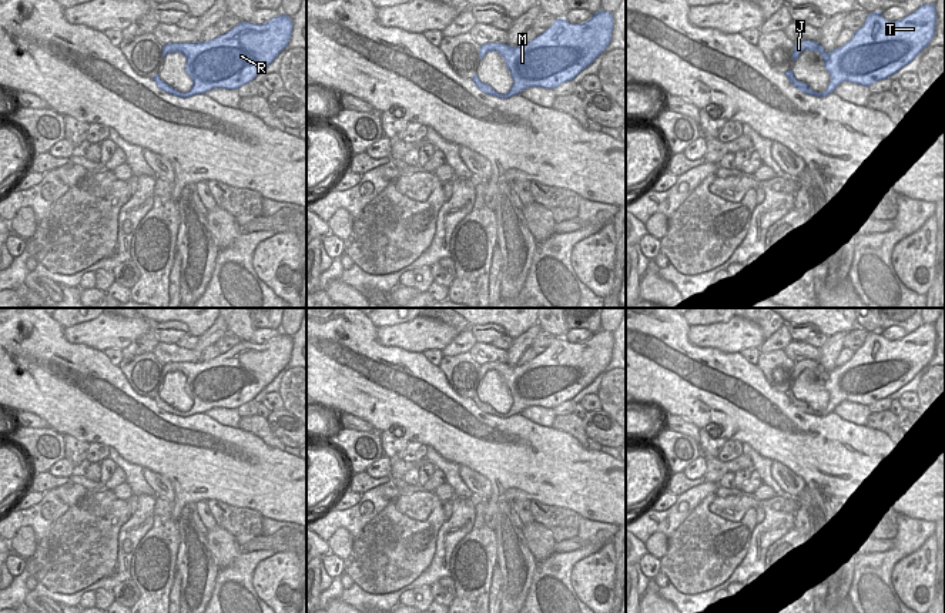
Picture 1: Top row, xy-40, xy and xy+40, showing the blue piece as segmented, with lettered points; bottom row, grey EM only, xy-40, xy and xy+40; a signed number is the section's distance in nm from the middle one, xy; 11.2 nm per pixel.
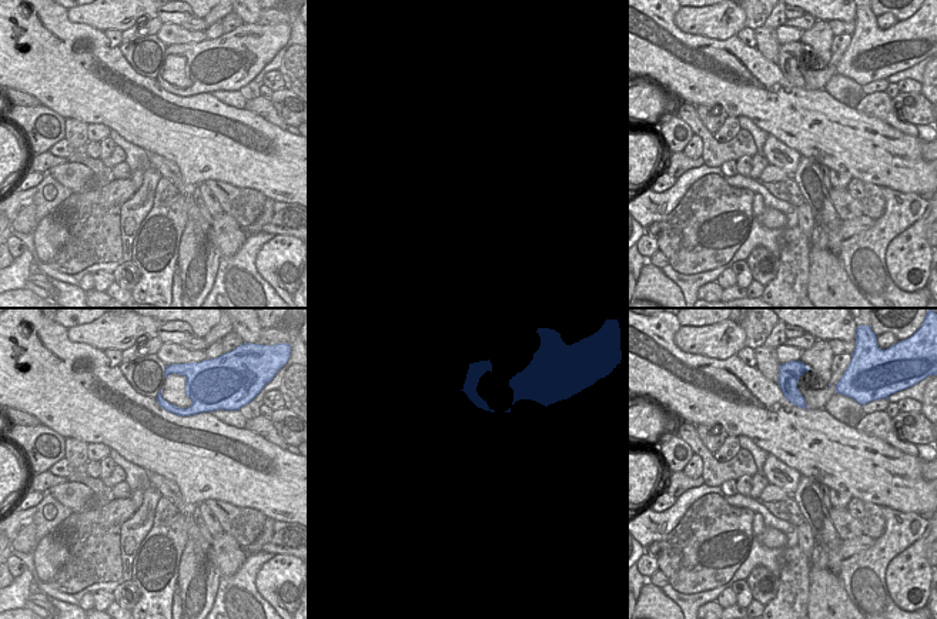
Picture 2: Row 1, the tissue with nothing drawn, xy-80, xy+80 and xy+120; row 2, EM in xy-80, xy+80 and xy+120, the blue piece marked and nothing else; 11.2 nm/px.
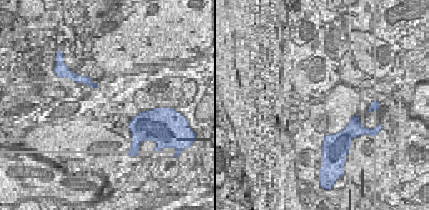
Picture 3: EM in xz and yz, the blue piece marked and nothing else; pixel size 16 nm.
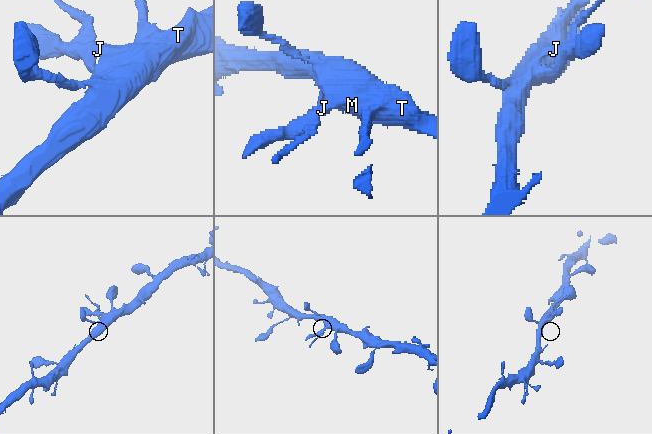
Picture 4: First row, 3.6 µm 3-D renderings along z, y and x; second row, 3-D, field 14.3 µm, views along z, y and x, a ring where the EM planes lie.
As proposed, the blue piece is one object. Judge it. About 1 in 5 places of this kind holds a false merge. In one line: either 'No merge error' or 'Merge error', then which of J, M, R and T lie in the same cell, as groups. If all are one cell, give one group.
No merge error. Groups: J M R T.

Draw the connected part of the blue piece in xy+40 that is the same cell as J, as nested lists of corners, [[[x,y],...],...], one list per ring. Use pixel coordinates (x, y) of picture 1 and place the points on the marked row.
[[[921,4],[916,11],[898,21],[888,21],[882,11],[868,13],[865,23],[842,47],[827,53],[817,41],[795,43],[792,61],[804,50],[818,51],[831,81],[824,93],[817,93],[808,84],[798,81],[792,70],[784,73],[800,91],[825,97],[842,83],[850,81],[864,87],[885,80],[909,64],[934,38],[936,13],[934,4]]]

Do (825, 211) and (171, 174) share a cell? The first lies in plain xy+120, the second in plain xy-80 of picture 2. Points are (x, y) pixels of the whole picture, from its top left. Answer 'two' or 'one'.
two

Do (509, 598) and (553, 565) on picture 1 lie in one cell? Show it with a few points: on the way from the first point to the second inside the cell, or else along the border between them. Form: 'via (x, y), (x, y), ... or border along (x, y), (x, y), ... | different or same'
border along (536, 562), (532, 583), (525, 598) | different

